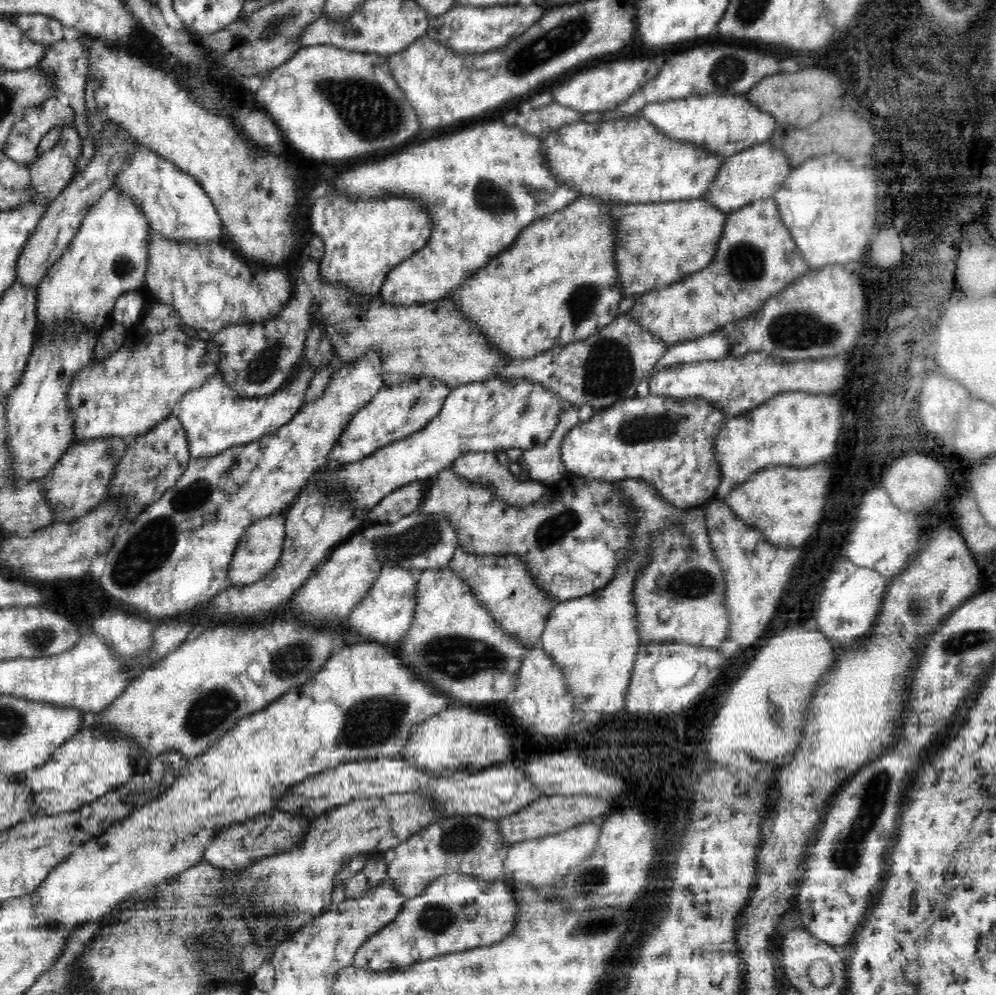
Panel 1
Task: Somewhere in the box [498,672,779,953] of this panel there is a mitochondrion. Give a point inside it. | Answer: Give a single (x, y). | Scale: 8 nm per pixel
(591, 927)

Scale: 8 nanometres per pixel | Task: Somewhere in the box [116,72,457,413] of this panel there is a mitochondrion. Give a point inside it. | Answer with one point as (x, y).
(365, 107)

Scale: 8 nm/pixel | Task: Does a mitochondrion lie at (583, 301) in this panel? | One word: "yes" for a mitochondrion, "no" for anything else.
yes

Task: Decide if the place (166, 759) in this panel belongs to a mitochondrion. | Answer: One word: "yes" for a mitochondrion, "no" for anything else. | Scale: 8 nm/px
no

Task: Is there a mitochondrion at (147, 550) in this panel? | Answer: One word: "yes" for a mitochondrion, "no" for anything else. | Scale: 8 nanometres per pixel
yes

